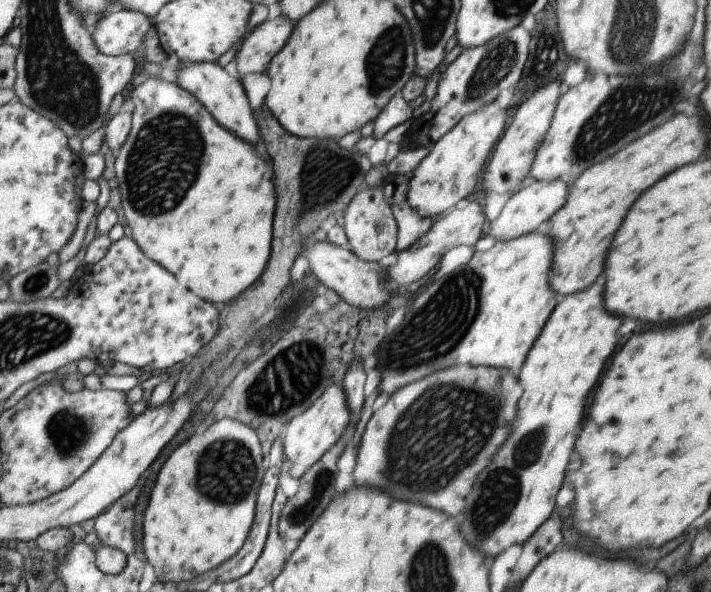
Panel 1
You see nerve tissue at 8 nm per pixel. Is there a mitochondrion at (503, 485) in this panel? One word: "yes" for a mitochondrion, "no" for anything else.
yes

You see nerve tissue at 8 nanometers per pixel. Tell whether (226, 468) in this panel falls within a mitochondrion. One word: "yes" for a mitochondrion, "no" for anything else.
yes

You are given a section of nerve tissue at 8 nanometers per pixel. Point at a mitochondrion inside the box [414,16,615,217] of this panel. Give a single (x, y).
(495, 65)

